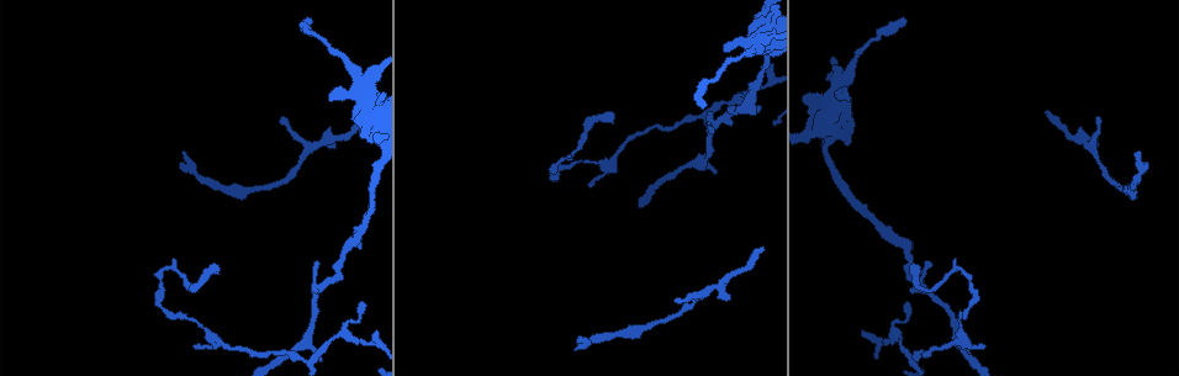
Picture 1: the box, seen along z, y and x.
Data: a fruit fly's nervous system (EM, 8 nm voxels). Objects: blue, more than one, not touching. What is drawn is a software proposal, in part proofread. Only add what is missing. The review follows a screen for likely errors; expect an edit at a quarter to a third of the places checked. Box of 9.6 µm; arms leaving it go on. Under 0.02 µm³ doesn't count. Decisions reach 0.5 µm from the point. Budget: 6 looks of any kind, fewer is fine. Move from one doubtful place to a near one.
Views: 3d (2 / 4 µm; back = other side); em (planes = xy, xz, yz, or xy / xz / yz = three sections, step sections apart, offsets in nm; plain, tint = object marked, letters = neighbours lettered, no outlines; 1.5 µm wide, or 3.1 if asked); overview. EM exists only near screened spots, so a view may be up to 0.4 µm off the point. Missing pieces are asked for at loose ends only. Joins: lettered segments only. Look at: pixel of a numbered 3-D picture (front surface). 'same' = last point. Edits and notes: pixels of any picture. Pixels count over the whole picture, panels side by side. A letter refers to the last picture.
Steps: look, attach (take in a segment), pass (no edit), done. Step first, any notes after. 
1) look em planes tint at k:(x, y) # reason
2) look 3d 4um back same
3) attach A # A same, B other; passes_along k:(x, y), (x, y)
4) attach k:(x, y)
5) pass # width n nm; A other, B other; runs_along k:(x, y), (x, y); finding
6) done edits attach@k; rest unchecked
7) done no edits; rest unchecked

look em xy step 8 tint at 1:(614, 115)

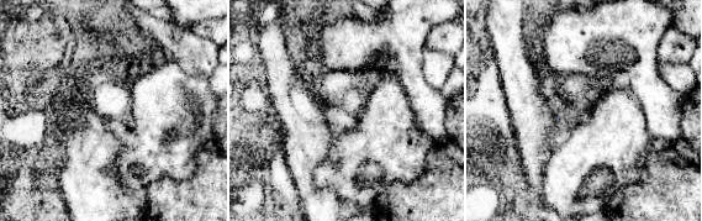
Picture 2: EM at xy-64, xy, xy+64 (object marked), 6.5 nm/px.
look em planes letters same

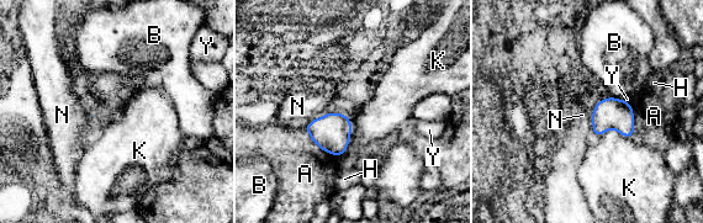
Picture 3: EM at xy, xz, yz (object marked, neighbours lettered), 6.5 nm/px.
pass # A other, B other, H other, K other, N other, Y other; border 3:(593, 136), (616, 129), (630, 138); no lettered segment goes on from it

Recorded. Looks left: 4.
look 3d 4um at 1:(309, 21) # thin end

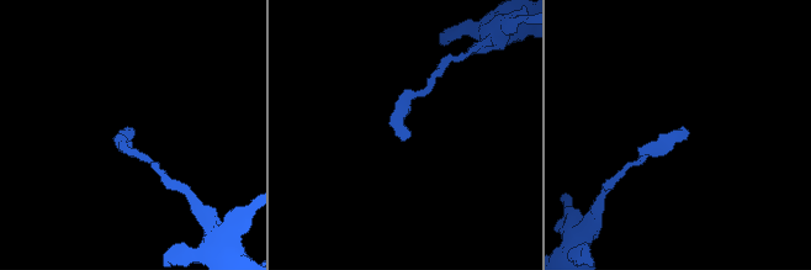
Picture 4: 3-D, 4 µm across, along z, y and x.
look em planes letters at 4:(131, 127)

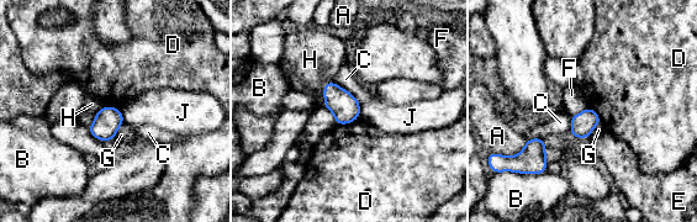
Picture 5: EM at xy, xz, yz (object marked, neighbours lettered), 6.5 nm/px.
pass # A other, B other, C other, D other, E other, F other, G other, H other, J other; border 5:(586, 106), (570, 116); none of them fits

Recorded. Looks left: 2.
look 3d 2um at 1:(763, 249) # tapers out

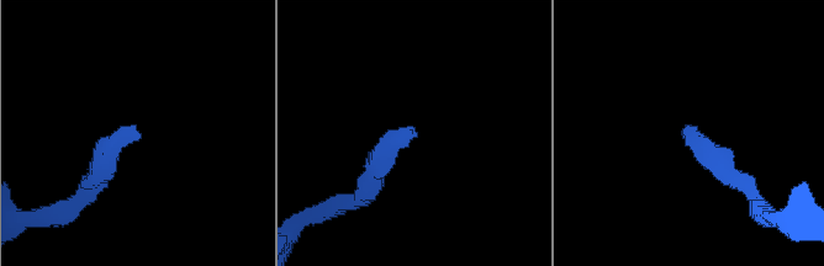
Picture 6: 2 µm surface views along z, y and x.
look em 3.1um xy step 8 letters at 6:(137, 134)

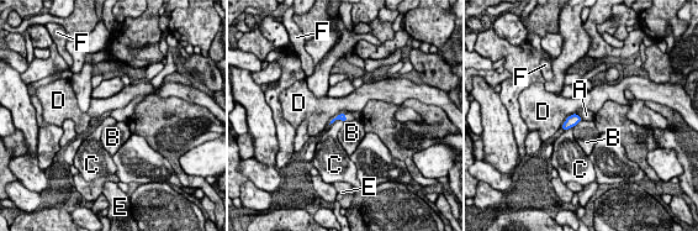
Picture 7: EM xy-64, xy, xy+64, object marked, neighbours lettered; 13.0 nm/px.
pass # A other, B other, C other, D other, E other, F other; border 7:(576, 114), (582, 119); none of them fits

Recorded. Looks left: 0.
done no edits; rest unchecked

